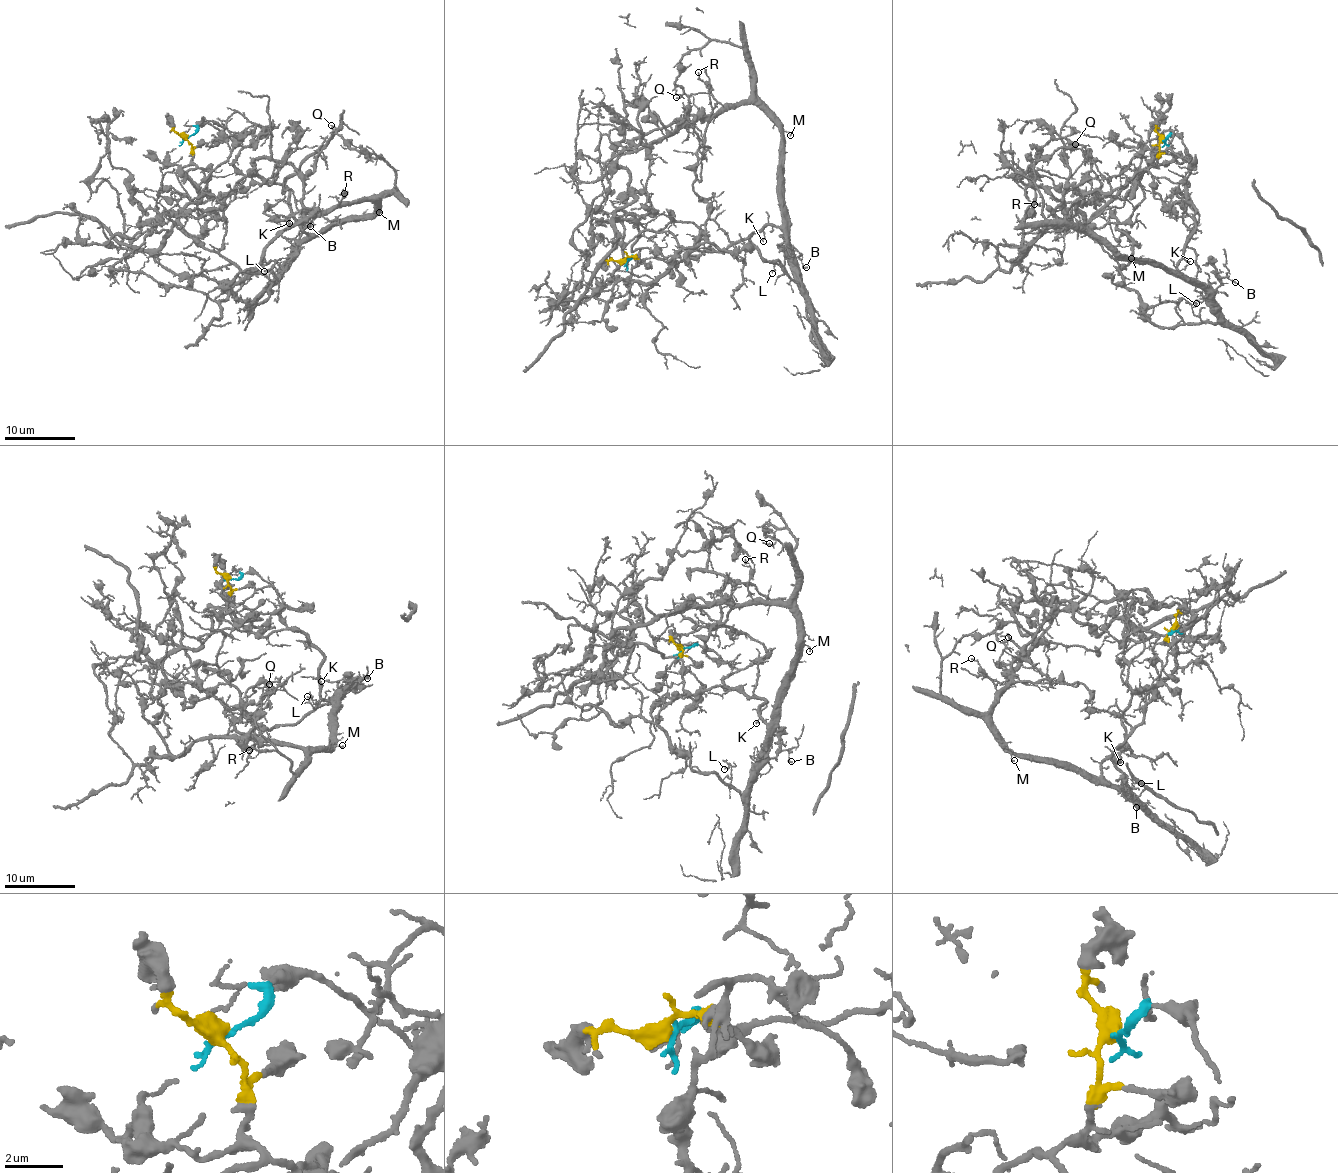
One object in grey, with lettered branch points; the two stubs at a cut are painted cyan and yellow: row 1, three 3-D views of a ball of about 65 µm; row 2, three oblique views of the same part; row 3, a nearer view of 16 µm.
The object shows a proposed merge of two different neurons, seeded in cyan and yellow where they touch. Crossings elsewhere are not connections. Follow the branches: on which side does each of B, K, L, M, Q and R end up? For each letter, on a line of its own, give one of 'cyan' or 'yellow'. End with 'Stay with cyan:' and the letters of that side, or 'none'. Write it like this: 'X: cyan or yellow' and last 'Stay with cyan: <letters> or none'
B: cyan
K: cyan
L: cyan
M: cyan
Q: cyan
R: cyan
Stay with cyan: B, K, L, M, Q, R

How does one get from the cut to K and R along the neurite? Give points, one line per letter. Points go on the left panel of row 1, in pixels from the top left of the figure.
K: (186, 138), (198, 125), (217, 127), (241, 148), (234, 166), (288, 190), (294, 219), (289, 223)
R: (186, 138), (217, 127), (313, 234), (370, 220), (345, 192)

